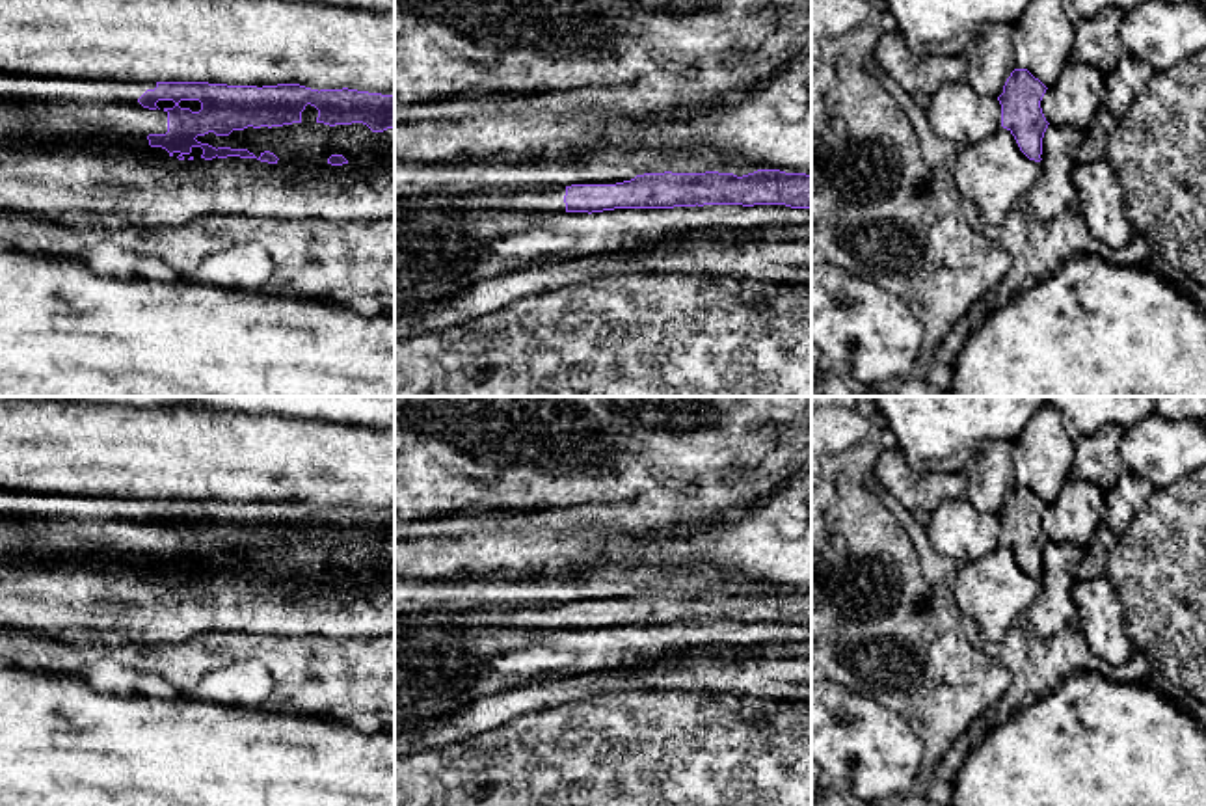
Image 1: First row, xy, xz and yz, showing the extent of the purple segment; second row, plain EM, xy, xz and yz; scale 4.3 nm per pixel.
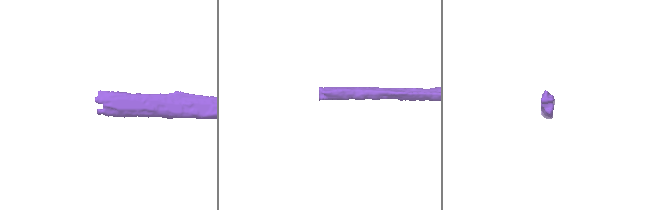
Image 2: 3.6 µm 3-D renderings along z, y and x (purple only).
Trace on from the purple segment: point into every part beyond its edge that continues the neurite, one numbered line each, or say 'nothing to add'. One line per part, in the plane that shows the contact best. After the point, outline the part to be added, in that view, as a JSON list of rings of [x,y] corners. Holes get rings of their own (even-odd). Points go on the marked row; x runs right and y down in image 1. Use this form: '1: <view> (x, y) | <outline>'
1: xy (112, 105) | [[[0,71],[2,115],[67,115],[93,123],[119,145],[149,145],[149,134],[168,132],[168,112],[143,108],[138,99],[154,89],[153,80],[35,76]]]

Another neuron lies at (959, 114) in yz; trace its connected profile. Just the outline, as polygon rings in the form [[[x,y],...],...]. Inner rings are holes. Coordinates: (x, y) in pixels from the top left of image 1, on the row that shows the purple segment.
[[[955,80],[934,91],[927,119],[934,134],[960,151],[1001,127],[1001,104],[998,99],[977,93],[966,80]]]

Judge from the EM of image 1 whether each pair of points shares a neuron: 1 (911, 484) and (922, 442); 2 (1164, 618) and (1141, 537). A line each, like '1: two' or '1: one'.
1: two
2: one

